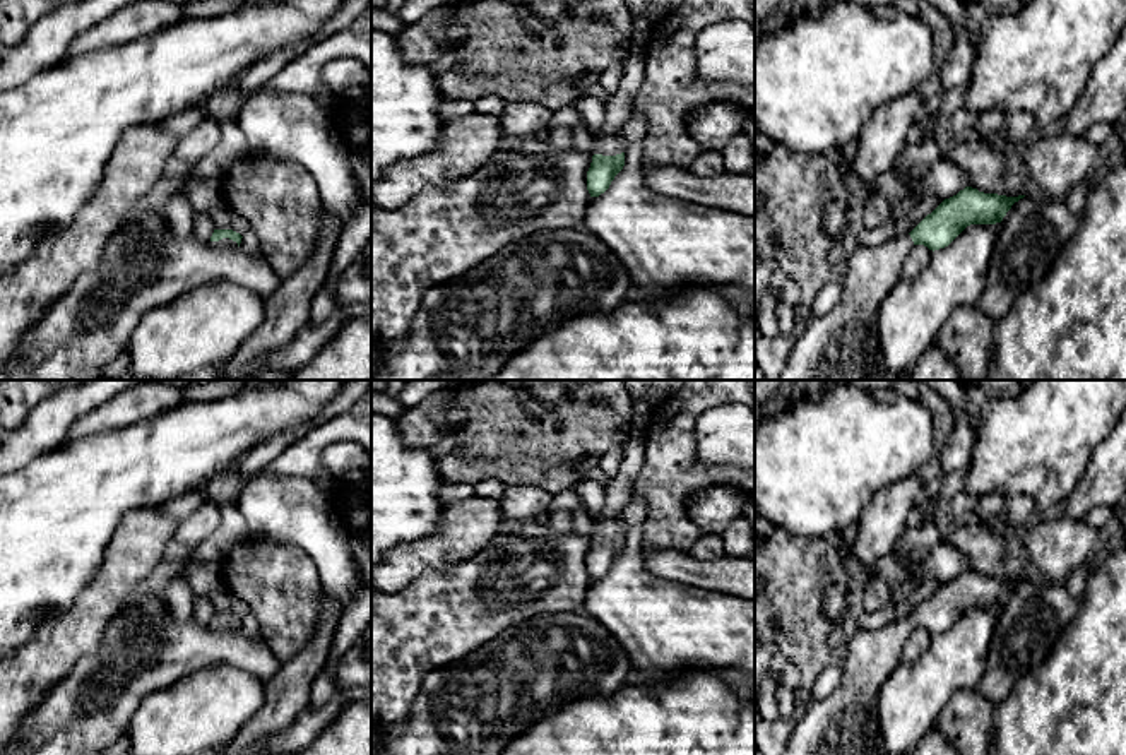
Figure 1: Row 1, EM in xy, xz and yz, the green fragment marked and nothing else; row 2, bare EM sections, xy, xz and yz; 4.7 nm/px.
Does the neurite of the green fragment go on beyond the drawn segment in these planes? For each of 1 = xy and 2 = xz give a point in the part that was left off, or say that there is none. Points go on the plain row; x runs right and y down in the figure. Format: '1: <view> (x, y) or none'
1: xy (223, 627)
2: xz (618, 490)

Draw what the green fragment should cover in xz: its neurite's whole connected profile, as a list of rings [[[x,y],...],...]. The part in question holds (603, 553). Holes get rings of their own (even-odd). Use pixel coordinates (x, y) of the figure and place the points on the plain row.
[[[637,431],[623,445],[623,461],[614,478],[604,485],[604,507],[597,517],[592,519],[594,539],[587,555],[587,574],[590,580],[604,577],[614,560],[625,550],[625,526],[621,524],[621,512],[633,496],[633,485],[643,466],[643,433]]]

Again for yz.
[[[965,570],[957,579],[945,582],[910,616],[897,618],[878,630],[857,630],[840,661],[842,680],[839,687],[830,695],[811,702],[791,733],[782,755],[874,755],[878,741],[876,697],[883,683],[902,664],[900,654],[910,633],[916,628],[924,628],[934,635],[948,630],[970,608],[1001,606],[1011,589],[1023,580],[984,577]]]

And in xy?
[[[214,613],[210,620],[210,630],[216,632],[234,632],[241,627],[241,618],[233,613]]]

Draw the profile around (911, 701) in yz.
[[[1001,606],[970,608],[948,630],[934,633],[931,647],[917,661],[902,663],[876,697],[878,741],[874,755],[909,755],[936,728],[955,693],[977,688],[998,627]]]

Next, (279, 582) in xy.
[[[248,538],[222,562],[222,582],[248,604],[281,663],[310,642],[323,591],[318,568],[305,550]]]

